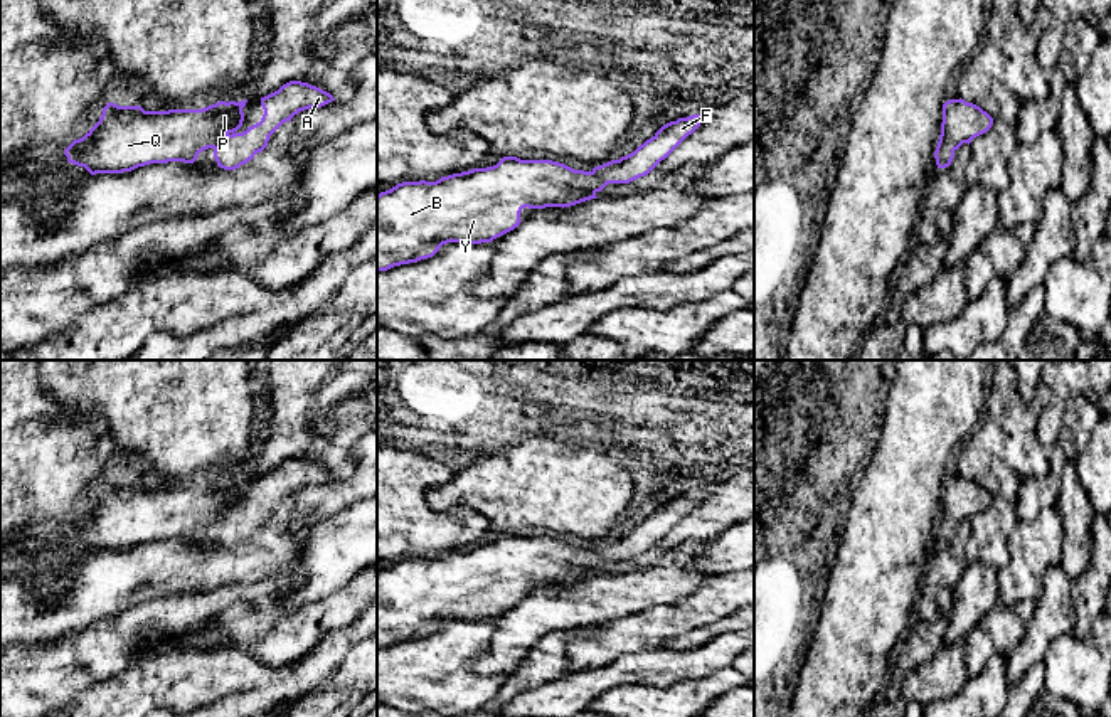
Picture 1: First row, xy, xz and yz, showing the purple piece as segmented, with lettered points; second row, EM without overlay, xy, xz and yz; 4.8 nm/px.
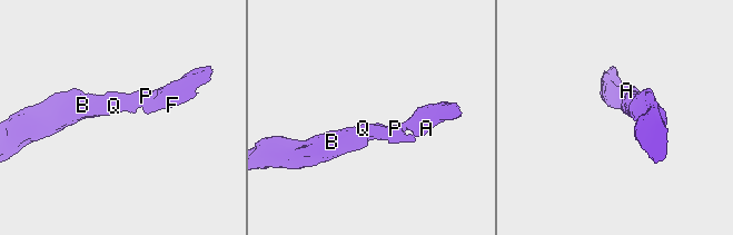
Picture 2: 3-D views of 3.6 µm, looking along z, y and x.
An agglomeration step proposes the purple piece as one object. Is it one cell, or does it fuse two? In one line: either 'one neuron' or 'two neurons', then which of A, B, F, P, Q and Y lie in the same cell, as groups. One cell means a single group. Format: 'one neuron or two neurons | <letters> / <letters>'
one neuron | A B F P Q Y

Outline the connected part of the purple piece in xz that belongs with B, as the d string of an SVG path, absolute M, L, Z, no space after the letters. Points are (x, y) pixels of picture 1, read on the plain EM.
M702 491L663 502L633 530L589 549L552 537L503 534L497 542L441 554L436 559L402 559L377 572L377 648L433 635L443 621L481 621L518 604L520 589L545 584L571 584L598 576L608 560L630 560L648 552L702 500Z

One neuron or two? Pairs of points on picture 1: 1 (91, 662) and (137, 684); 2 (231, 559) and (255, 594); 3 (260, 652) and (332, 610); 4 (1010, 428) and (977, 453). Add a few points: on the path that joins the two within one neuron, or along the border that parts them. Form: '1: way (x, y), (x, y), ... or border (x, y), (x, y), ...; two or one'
1: border (152, 655), (81, 692); two
2: border (285, 571), (239, 586); two
3: way (278, 648), (313, 621); one
4: way (1004, 436), (987, 453); one

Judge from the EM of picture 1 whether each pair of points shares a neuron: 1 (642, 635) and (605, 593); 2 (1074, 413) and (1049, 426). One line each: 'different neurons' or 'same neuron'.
1: different neurons
2: different neurons

